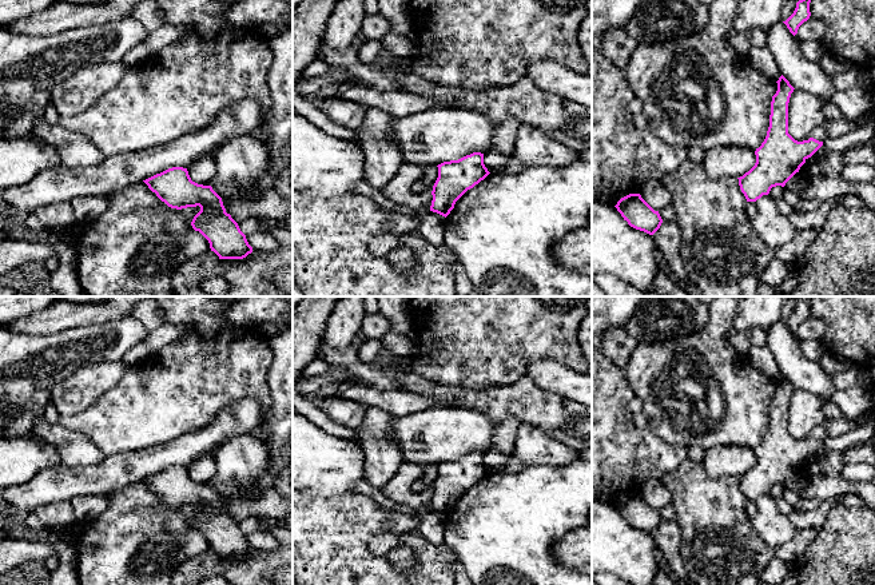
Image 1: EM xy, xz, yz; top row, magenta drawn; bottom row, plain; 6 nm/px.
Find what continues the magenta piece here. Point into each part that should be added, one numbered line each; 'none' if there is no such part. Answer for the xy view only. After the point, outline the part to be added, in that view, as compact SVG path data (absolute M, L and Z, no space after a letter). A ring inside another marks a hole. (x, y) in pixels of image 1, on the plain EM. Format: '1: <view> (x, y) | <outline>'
none

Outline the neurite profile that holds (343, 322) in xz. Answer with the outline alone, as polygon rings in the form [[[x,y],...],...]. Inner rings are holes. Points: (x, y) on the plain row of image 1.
[[[341,297],[327,317],[323,341],[338,350],[351,347],[363,317],[363,297]]]

